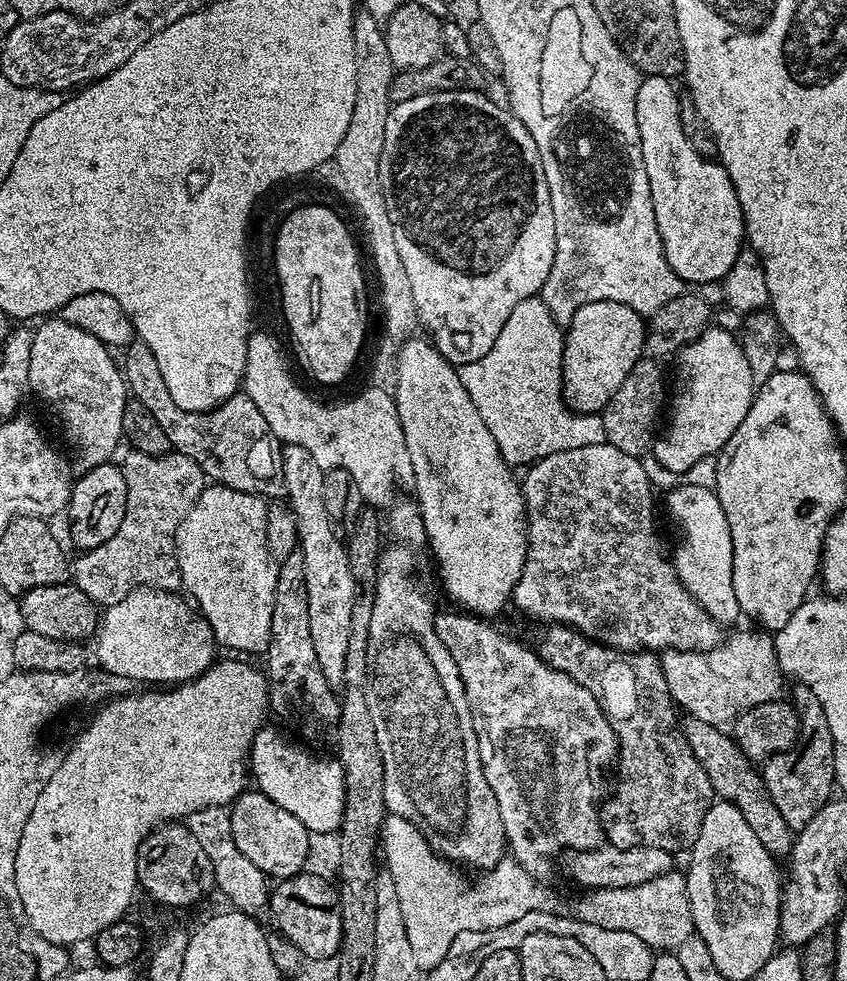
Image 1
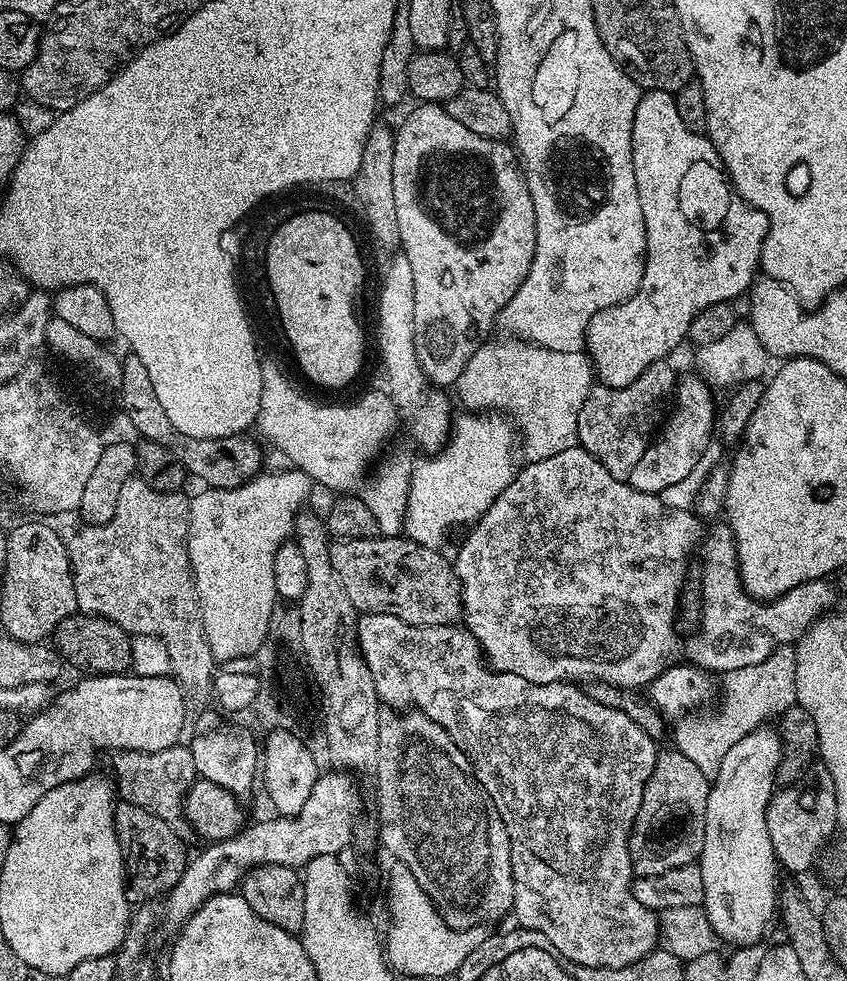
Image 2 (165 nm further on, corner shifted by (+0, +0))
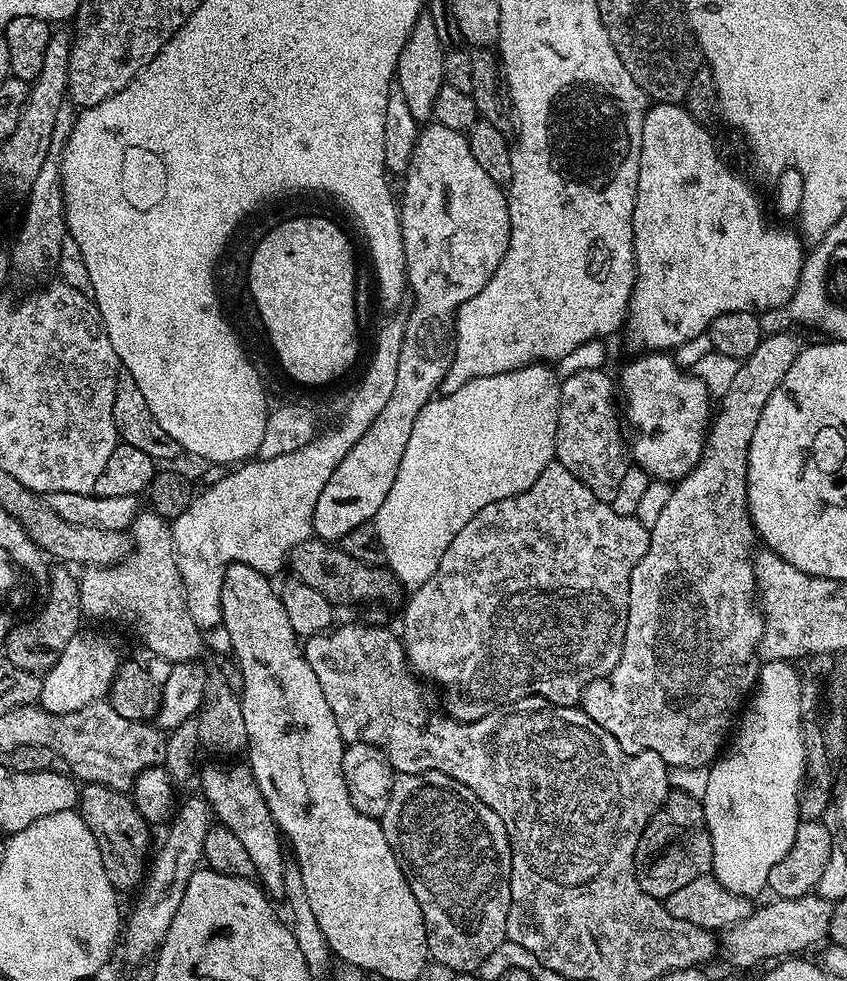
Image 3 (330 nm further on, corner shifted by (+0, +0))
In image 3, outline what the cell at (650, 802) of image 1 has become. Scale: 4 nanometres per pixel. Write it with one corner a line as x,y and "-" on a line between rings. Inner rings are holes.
669,791
664,804
654,814
654,818
646,826
642,838
638,842
636,851
636,881
638,886
646,894
650,894
654,899
667,901
674,890
681,886
686,886
686,882
694,882
694,878
706,876
712,870
712,843
710,842
710,830
706,826
706,814
704,805
699,799
696,800
688,792

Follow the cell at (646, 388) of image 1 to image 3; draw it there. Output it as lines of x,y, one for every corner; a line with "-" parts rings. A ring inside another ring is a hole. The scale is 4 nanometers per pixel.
604,368
578,370
560,380
555,459
573,472
595,496
611,501
622,483
622,474
630,467
630,452
626,447
626,436
620,433
621,417
612,397
614,380
606,373

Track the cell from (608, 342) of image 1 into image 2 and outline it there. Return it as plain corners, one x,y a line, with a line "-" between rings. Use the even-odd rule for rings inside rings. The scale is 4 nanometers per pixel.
648,90
641,95
640,101
638,102
638,110
634,110
632,161
634,162
634,182
638,182
638,198
642,202
642,214
646,222
646,254
644,255
642,282
638,286
635,294
630,298
626,298
626,302
615,304
606,310
598,310
598,314
594,314
594,318
590,318
588,329
586,330
586,338
584,339
586,355
592,362
595,379
599,383
610,386
611,388
630,386
630,382
634,382
634,378
638,378
638,374
642,374
642,370
646,370
646,366
650,366
659,360
668,360
671,357
671,352
680,343
685,343
688,340
690,322
694,322
694,318
699,312
715,304
727,304
735,301
735,296
742,295
743,297
752,288
754,277
761,271
760,255
762,254
764,239
768,233
768,219
766,218
766,214
762,214
758,209
750,207
737,194
736,189
732,187
731,180
728,179
722,158
718,154
715,146
712,145
711,140
708,139
707,135
690,131
683,124
682,117
678,115
676,97
673,93
663,92
662,90

